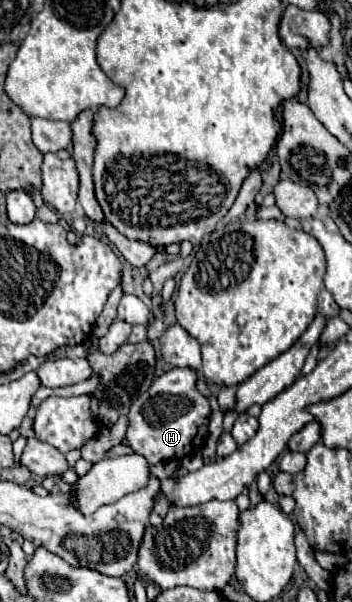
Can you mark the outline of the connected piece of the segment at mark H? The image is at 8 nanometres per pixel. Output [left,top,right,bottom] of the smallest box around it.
[124,368,210,464]

